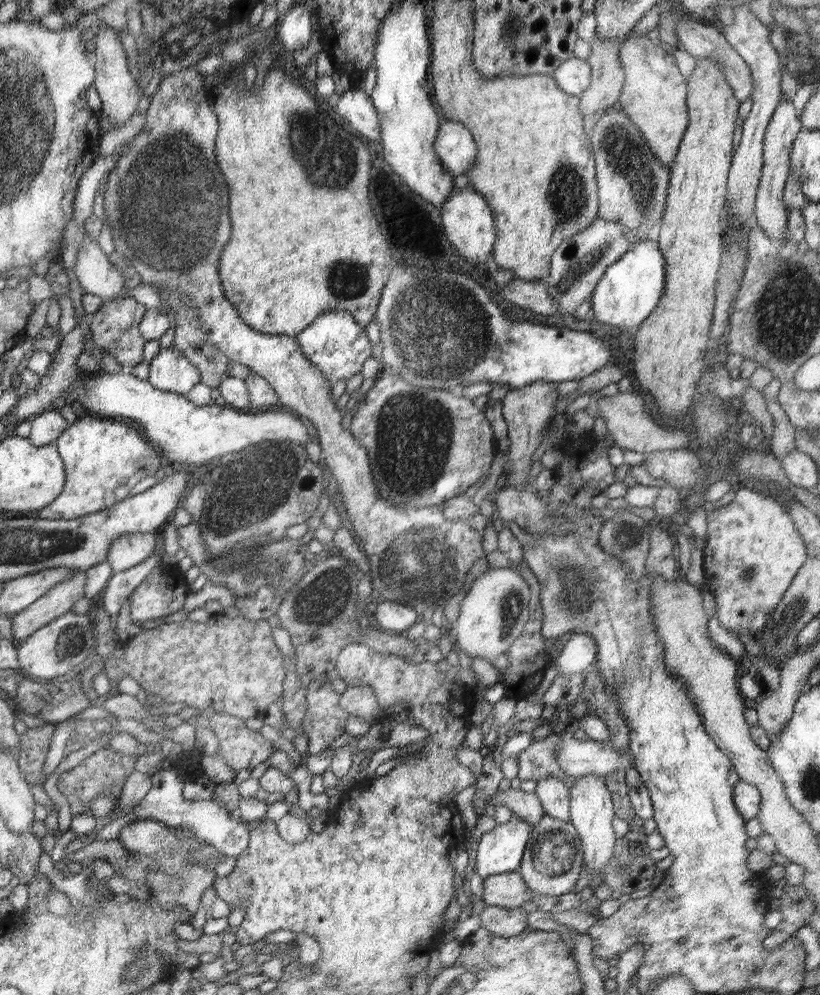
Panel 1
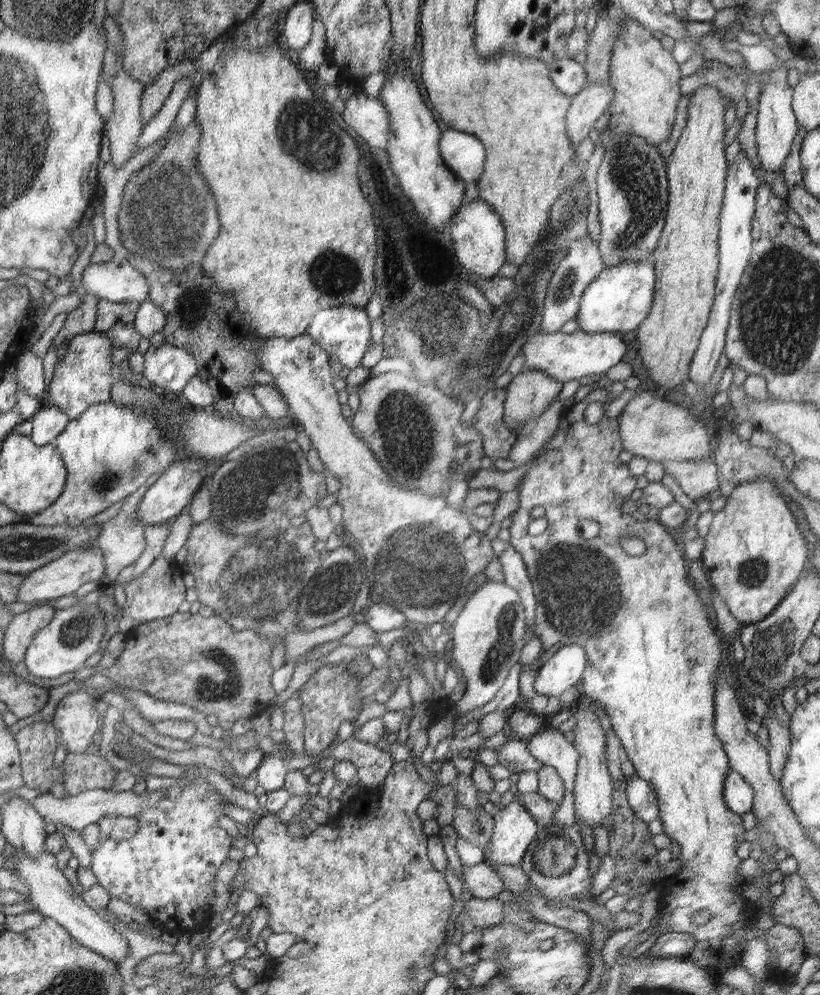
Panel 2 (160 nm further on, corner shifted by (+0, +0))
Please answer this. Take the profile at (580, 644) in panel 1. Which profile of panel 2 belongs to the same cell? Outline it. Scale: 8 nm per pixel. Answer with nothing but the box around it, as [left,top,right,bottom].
[530,644,586,696]

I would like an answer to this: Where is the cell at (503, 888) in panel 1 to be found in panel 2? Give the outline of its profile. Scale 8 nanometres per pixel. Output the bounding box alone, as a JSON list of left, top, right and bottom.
[461,861,505,899]

